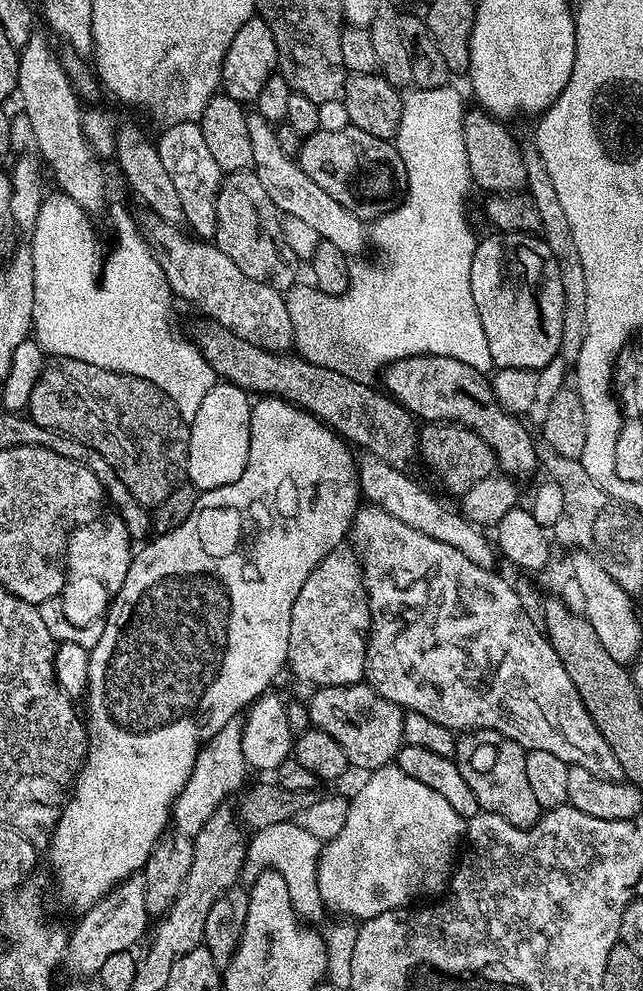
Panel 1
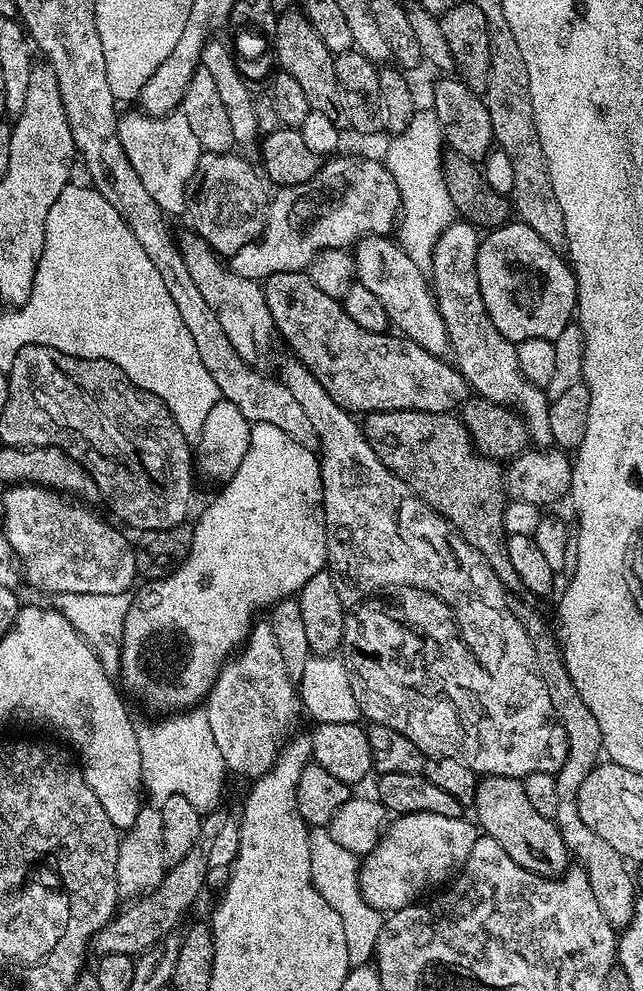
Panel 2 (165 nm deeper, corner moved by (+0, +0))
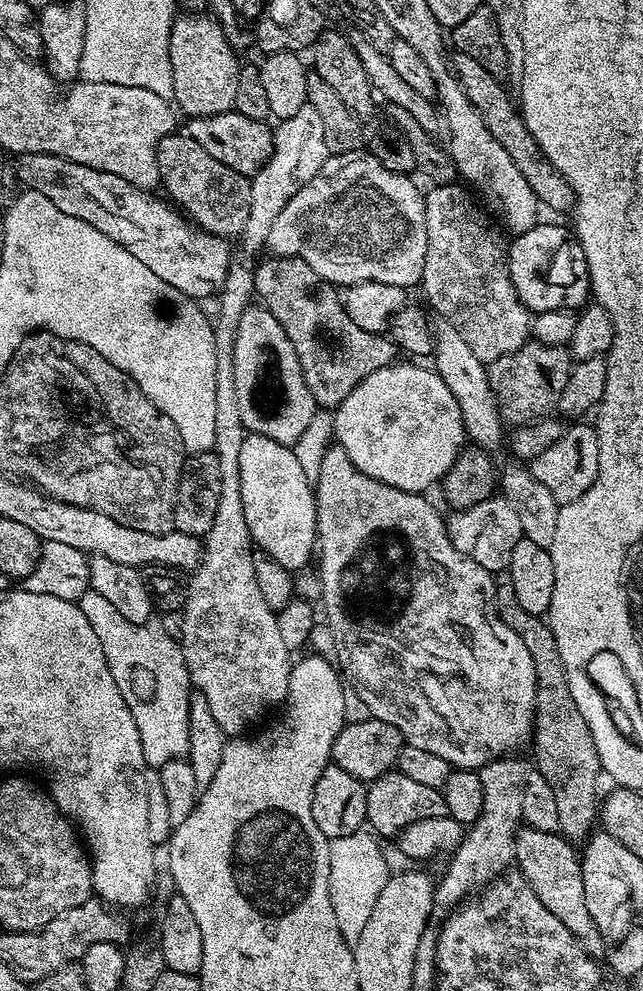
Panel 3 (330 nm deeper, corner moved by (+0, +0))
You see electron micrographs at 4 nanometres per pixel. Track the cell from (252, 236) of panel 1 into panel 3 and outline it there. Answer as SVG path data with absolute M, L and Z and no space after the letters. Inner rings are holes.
M187 134L162 138L156 144L156 157L162 188L169 192L167 195L171 203L183 209L196 228L207 232L209 236L239 237L246 218L250 218L252 186L249 177L238 174L238 170L230 170L230 166L222 166L222 162L206 154L206 150L202 150L202 146L198 146L198 142L194 142L194 138Z

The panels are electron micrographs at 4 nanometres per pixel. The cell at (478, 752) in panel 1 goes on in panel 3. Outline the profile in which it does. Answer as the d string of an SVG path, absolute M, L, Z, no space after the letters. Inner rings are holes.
M527 826L521 827L514 842L514 864L528 885L538 894L538 902L574 934L576 941L593 958L604 956L602 934L598 934L598 926L594 926L594 918L590 918L590 910L586 906L586 890L582 886L582 870L577 849L565 837L555 832L543 832Z

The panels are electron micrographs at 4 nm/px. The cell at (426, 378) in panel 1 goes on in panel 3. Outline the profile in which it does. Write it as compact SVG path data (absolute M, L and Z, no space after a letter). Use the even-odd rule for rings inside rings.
M269 255L255 265L254 286L259 303L278 318L286 338L298 354L306 386L321 408L335 408L374 370L398 360L398 349L387 335L367 332L362 326L354 326L344 309L344 301L338 295L337 285L314 274L311 266L306 266L300 256ZM327 340L336 340L333 348L328 348Z

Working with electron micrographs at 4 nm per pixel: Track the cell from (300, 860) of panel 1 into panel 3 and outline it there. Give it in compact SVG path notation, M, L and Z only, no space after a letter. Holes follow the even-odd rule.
M368 830L346 834L346 838L330 843L330 902L334 906L334 918L338 918L338 930L342 930L342 938L350 945L358 942L390 875L388 860L379 843Z

